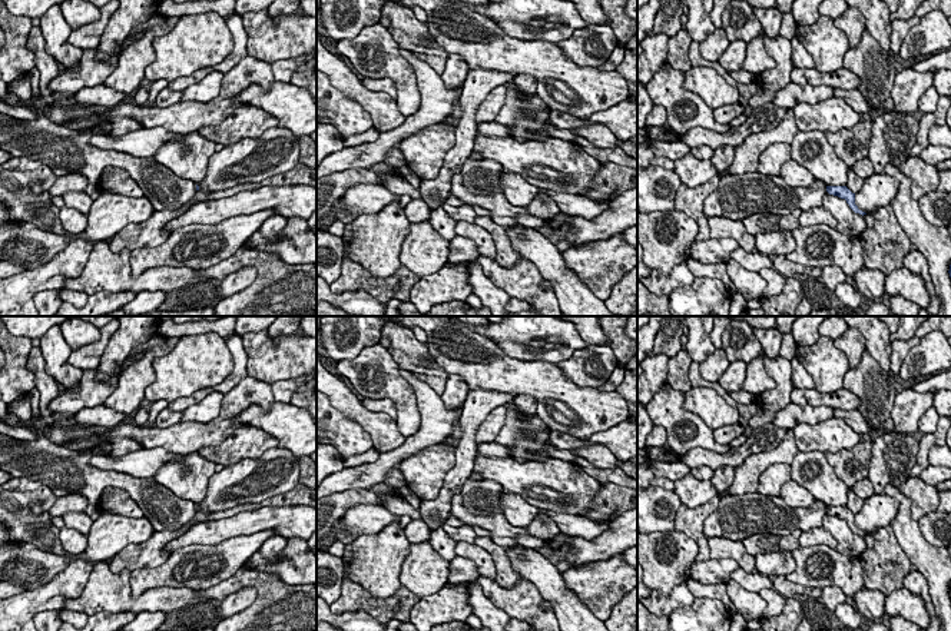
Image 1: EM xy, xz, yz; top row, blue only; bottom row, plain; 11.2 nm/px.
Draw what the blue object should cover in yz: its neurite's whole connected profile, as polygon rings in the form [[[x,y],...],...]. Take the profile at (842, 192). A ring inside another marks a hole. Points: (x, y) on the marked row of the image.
[[[826,186],[826,192],[829,195],[838,196],[841,199],[845,199],[849,207],[859,215],[866,215],[865,212],[859,210],[855,205],[855,193],[852,193],[846,186]]]

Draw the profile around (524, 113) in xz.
[[[513,80],[507,82],[506,103],[494,122],[511,129],[510,137],[517,142],[533,139],[536,132],[547,127],[550,106],[536,93],[523,94]]]

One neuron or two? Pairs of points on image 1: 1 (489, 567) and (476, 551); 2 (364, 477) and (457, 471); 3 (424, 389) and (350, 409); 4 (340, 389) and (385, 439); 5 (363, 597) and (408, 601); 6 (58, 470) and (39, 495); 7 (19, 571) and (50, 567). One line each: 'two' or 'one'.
1: one
2: two
3: two
4: one
5: one
6: two
7: one

